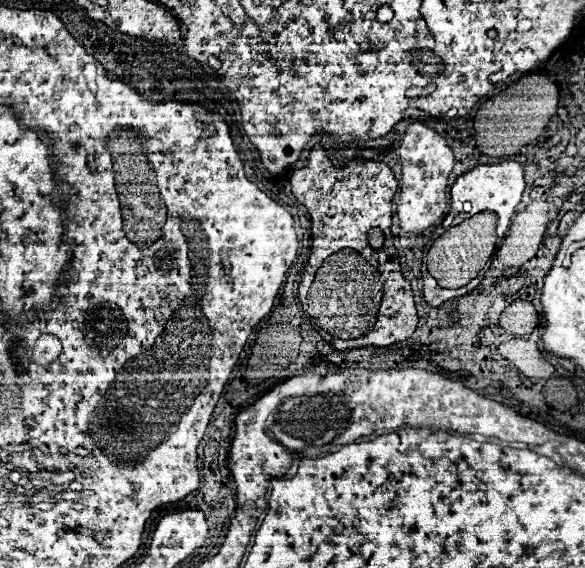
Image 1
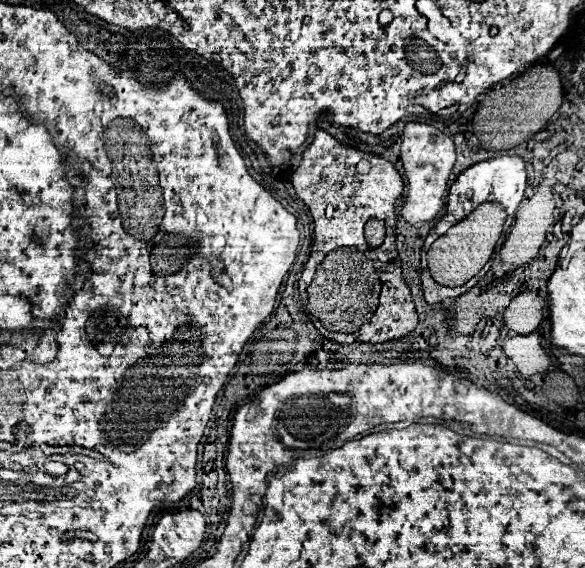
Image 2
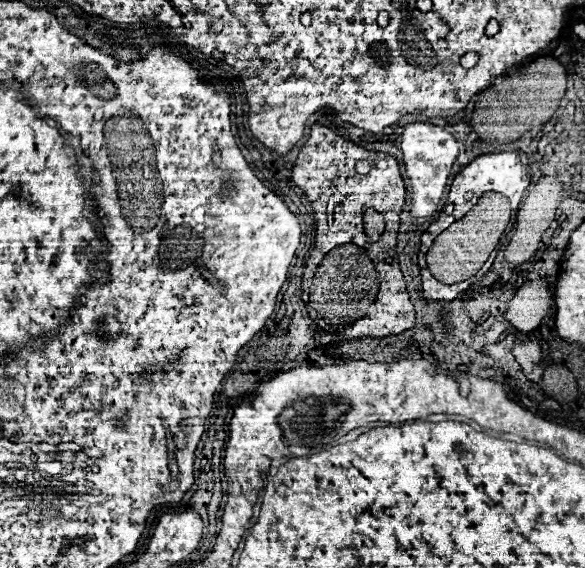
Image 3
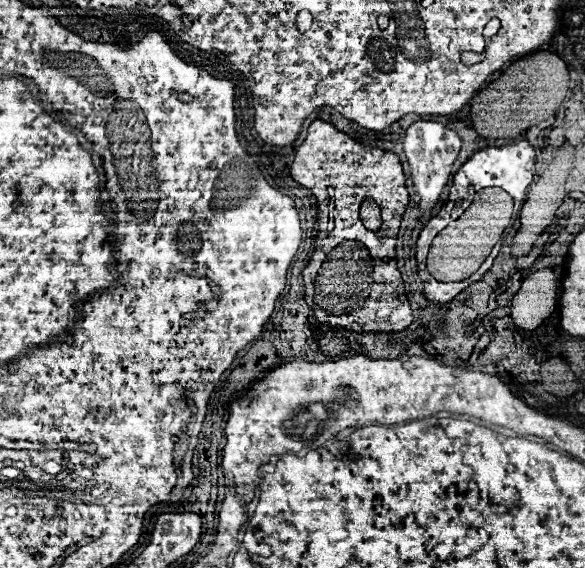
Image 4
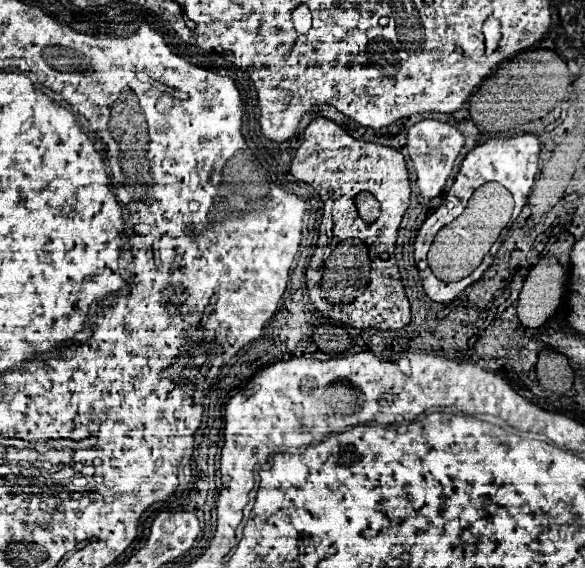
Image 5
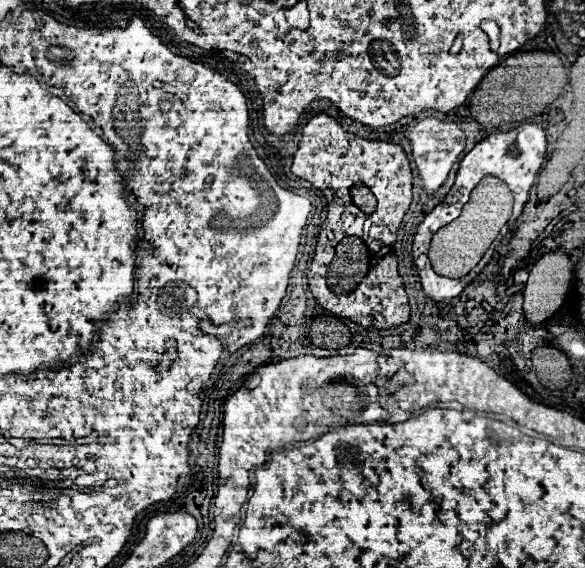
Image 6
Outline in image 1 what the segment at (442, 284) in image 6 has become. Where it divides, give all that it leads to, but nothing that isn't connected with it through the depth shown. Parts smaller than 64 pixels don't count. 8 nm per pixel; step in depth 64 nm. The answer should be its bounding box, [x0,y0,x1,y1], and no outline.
[424,276,482,308]

